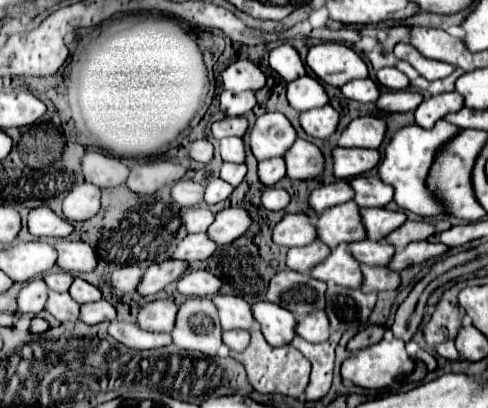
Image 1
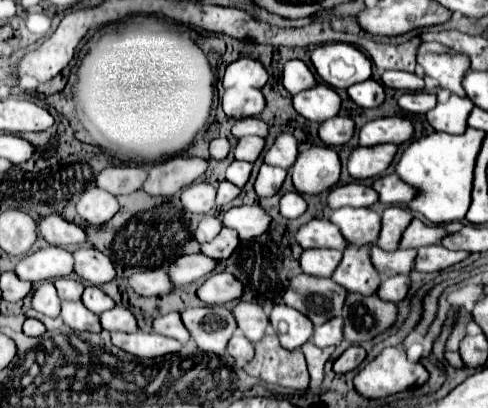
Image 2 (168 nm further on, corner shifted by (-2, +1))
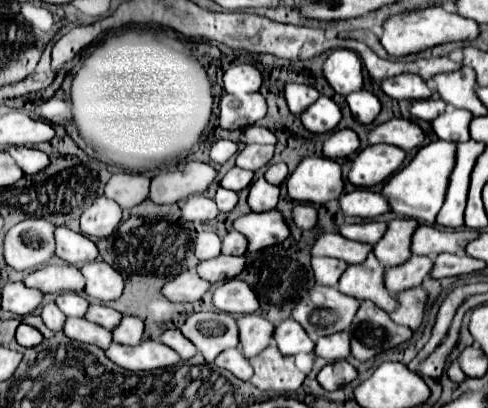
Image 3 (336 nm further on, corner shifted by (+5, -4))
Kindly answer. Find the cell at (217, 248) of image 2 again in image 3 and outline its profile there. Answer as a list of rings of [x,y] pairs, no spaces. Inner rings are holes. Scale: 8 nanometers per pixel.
[[[229,232],[223,238],[223,254],[233,254],[233,256],[243,256],[247,252],[247,240],[245,236],[241,236],[241,232]]]

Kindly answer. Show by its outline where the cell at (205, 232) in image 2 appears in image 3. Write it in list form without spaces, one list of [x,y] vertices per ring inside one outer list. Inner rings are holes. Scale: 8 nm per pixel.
[[[201,232],[195,240],[195,256],[199,260],[211,260],[221,254],[221,238],[213,232]]]

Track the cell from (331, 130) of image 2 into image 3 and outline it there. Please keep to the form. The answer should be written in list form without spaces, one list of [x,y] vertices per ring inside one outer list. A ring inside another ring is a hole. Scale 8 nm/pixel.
[[[345,128],[345,130],[337,130],[333,132],[325,144],[323,144],[323,154],[327,158],[347,158],[349,154],[357,152],[359,148],[359,138],[353,130]]]

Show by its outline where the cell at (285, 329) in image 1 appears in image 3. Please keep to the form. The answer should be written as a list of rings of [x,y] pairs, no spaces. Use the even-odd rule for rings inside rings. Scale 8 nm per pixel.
[[[293,318],[283,320],[279,328],[275,330],[275,340],[281,350],[281,354],[299,354],[299,352],[313,352],[315,342],[305,334],[301,324],[297,324]]]

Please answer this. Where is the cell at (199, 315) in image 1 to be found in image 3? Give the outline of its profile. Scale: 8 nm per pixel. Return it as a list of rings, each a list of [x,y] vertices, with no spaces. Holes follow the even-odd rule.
[[[197,312],[181,326],[185,338],[189,338],[203,358],[211,364],[223,350],[239,344],[237,322],[227,312]]]

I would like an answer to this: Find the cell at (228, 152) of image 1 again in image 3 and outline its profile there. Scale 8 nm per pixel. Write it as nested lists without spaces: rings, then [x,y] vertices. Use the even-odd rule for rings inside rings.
[[[249,144],[249,146],[245,146],[245,150],[241,150],[237,154],[237,166],[239,168],[245,168],[245,170],[251,170],[251,172],[257,172],[265,164],[271,162],[273,154],[275,154],[275,148],[273,146]]]

